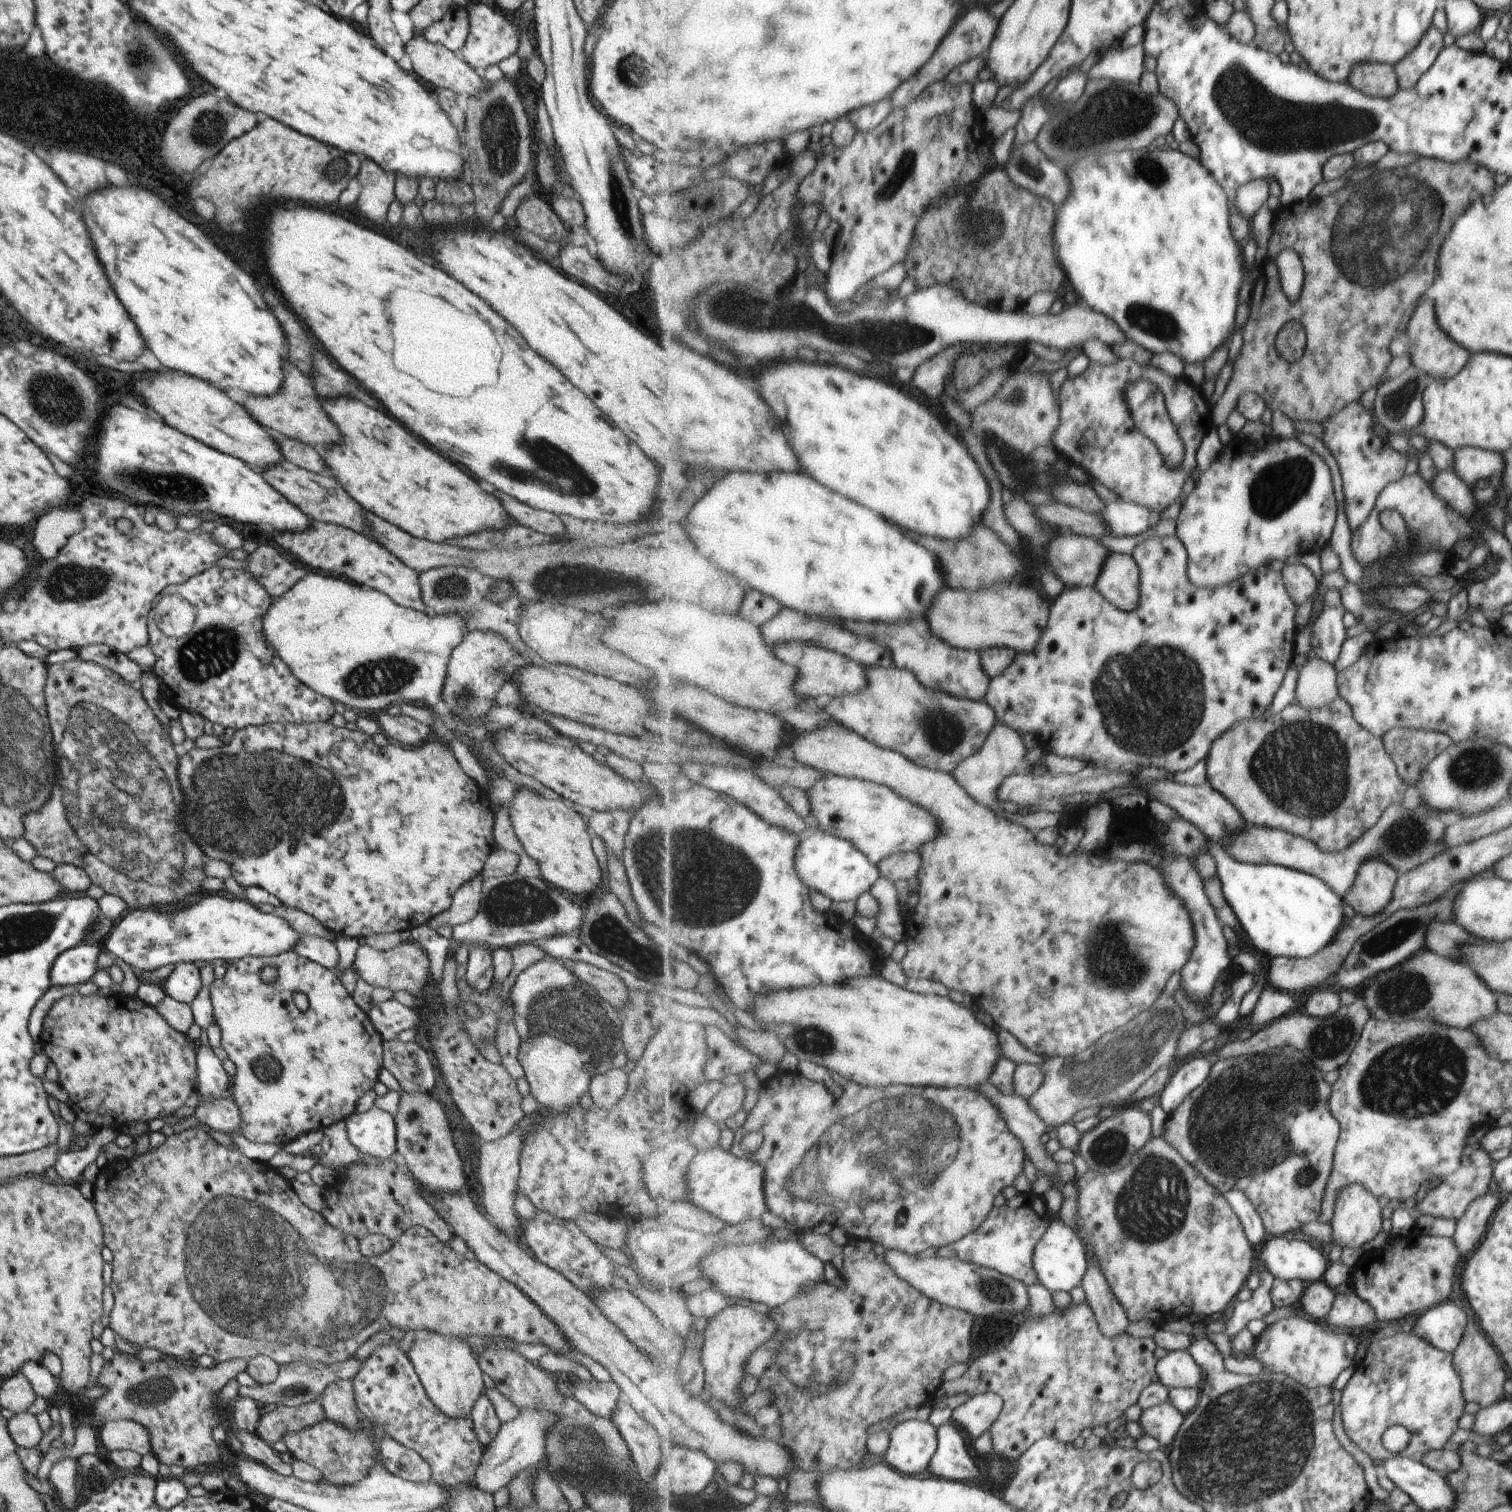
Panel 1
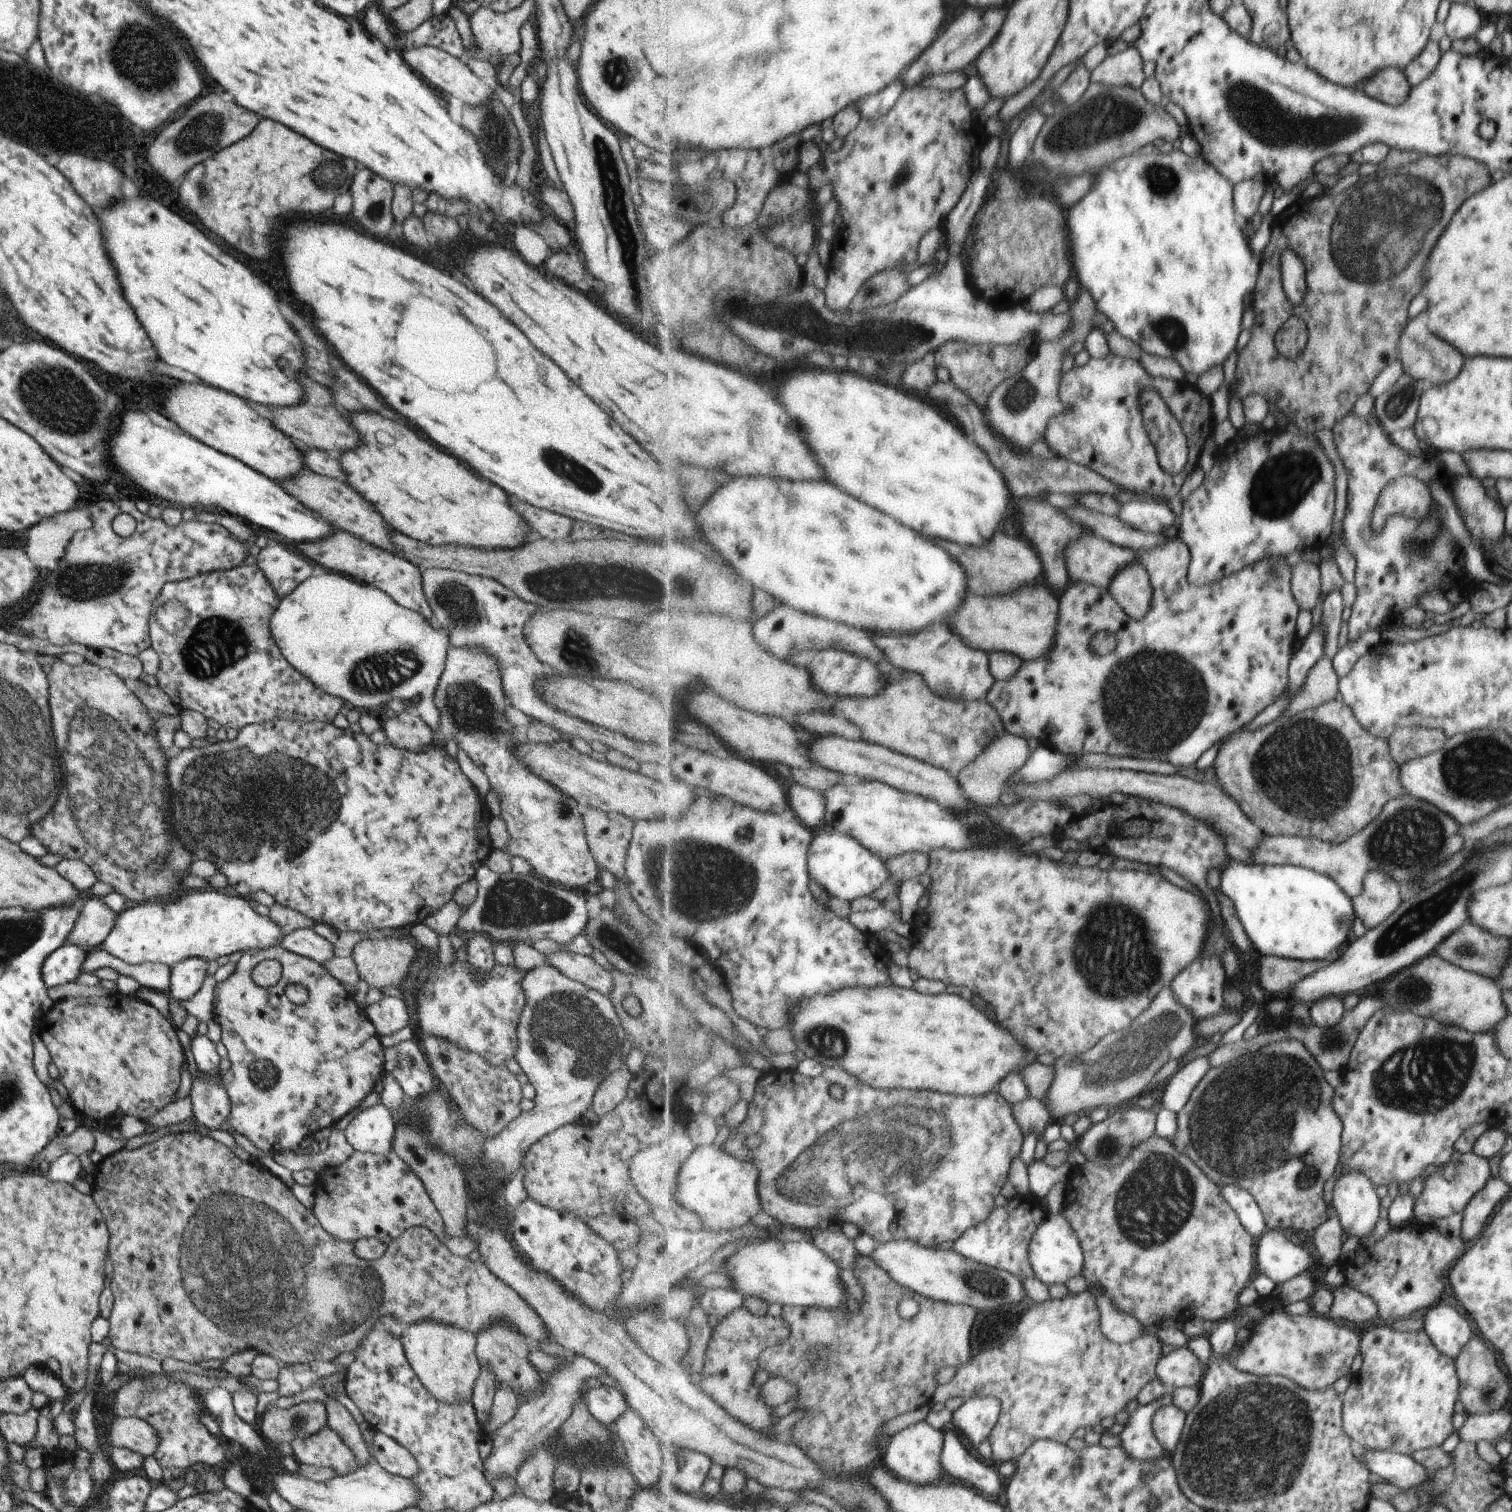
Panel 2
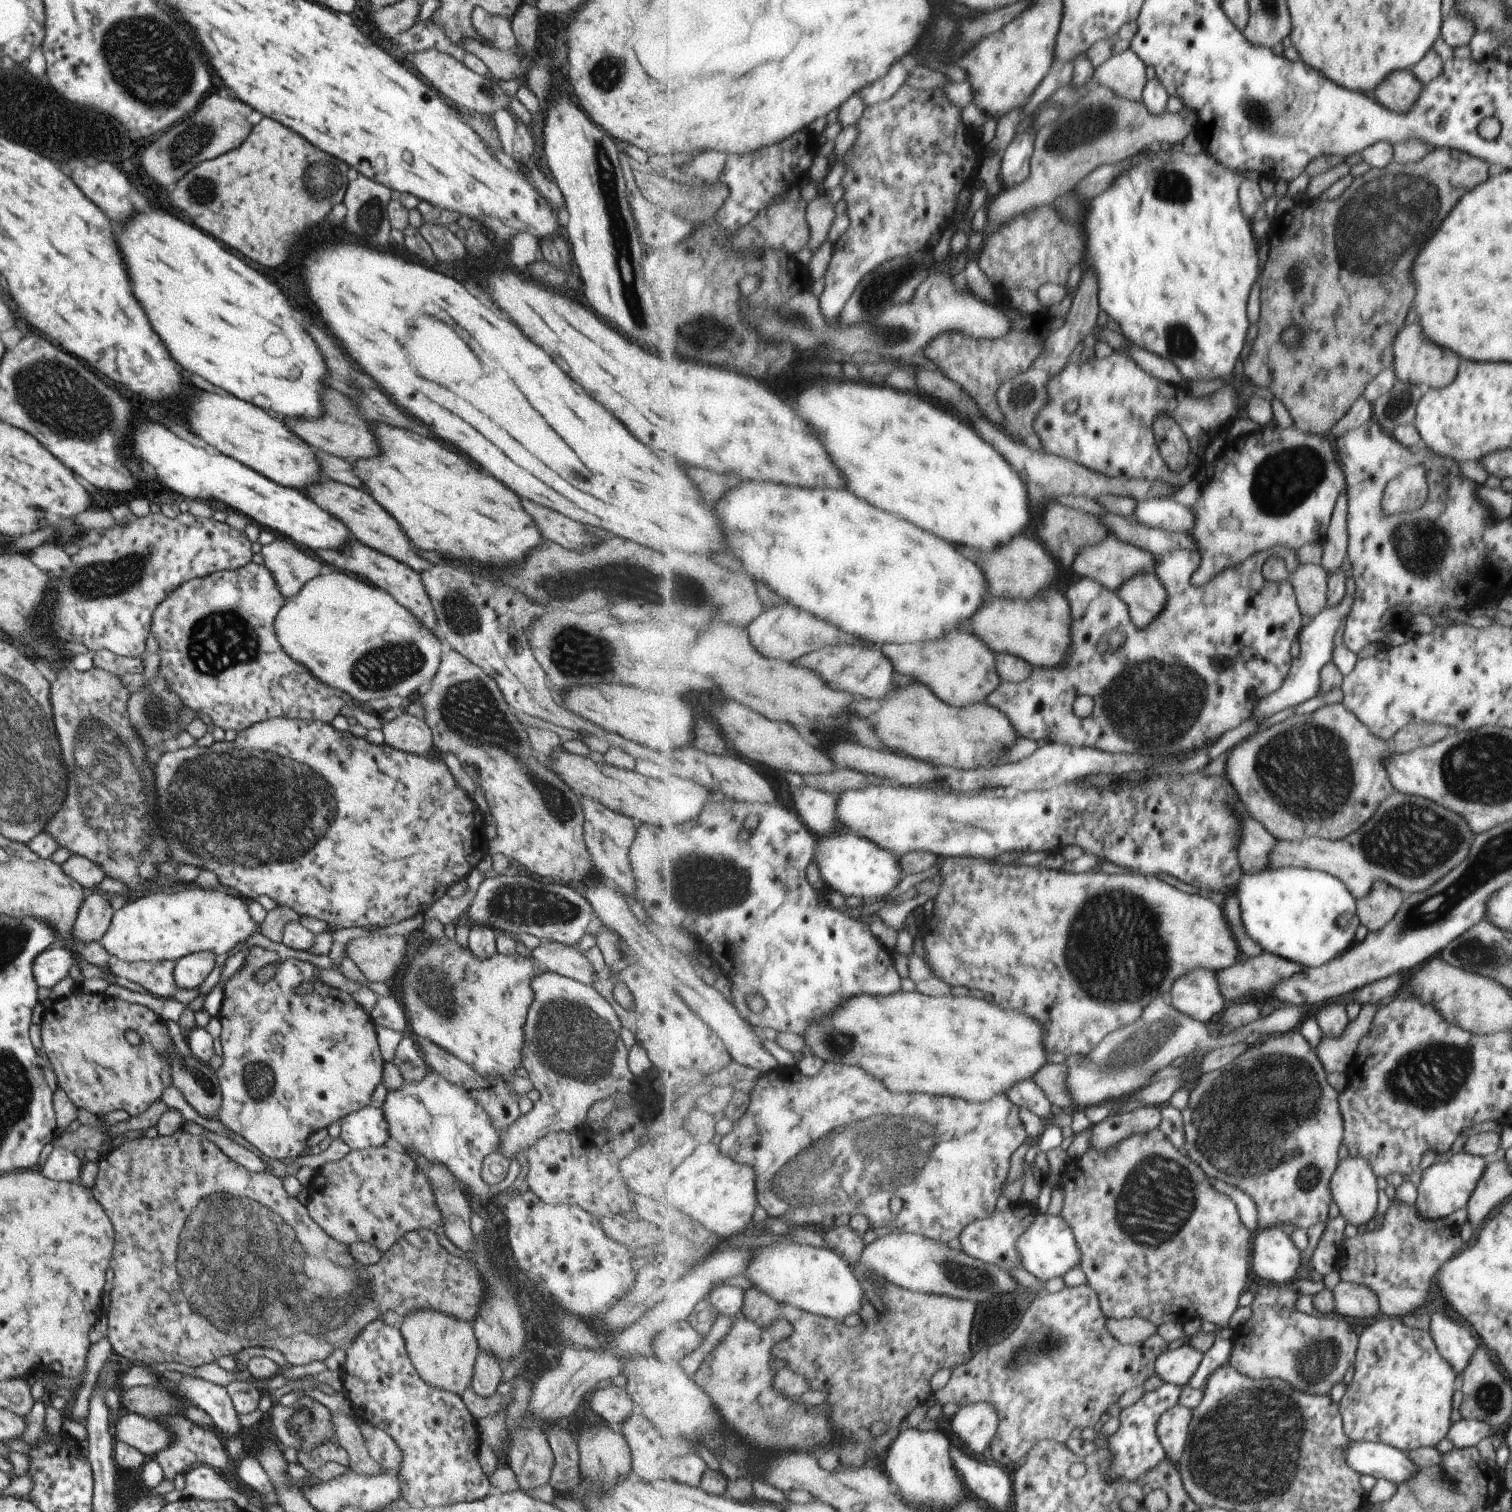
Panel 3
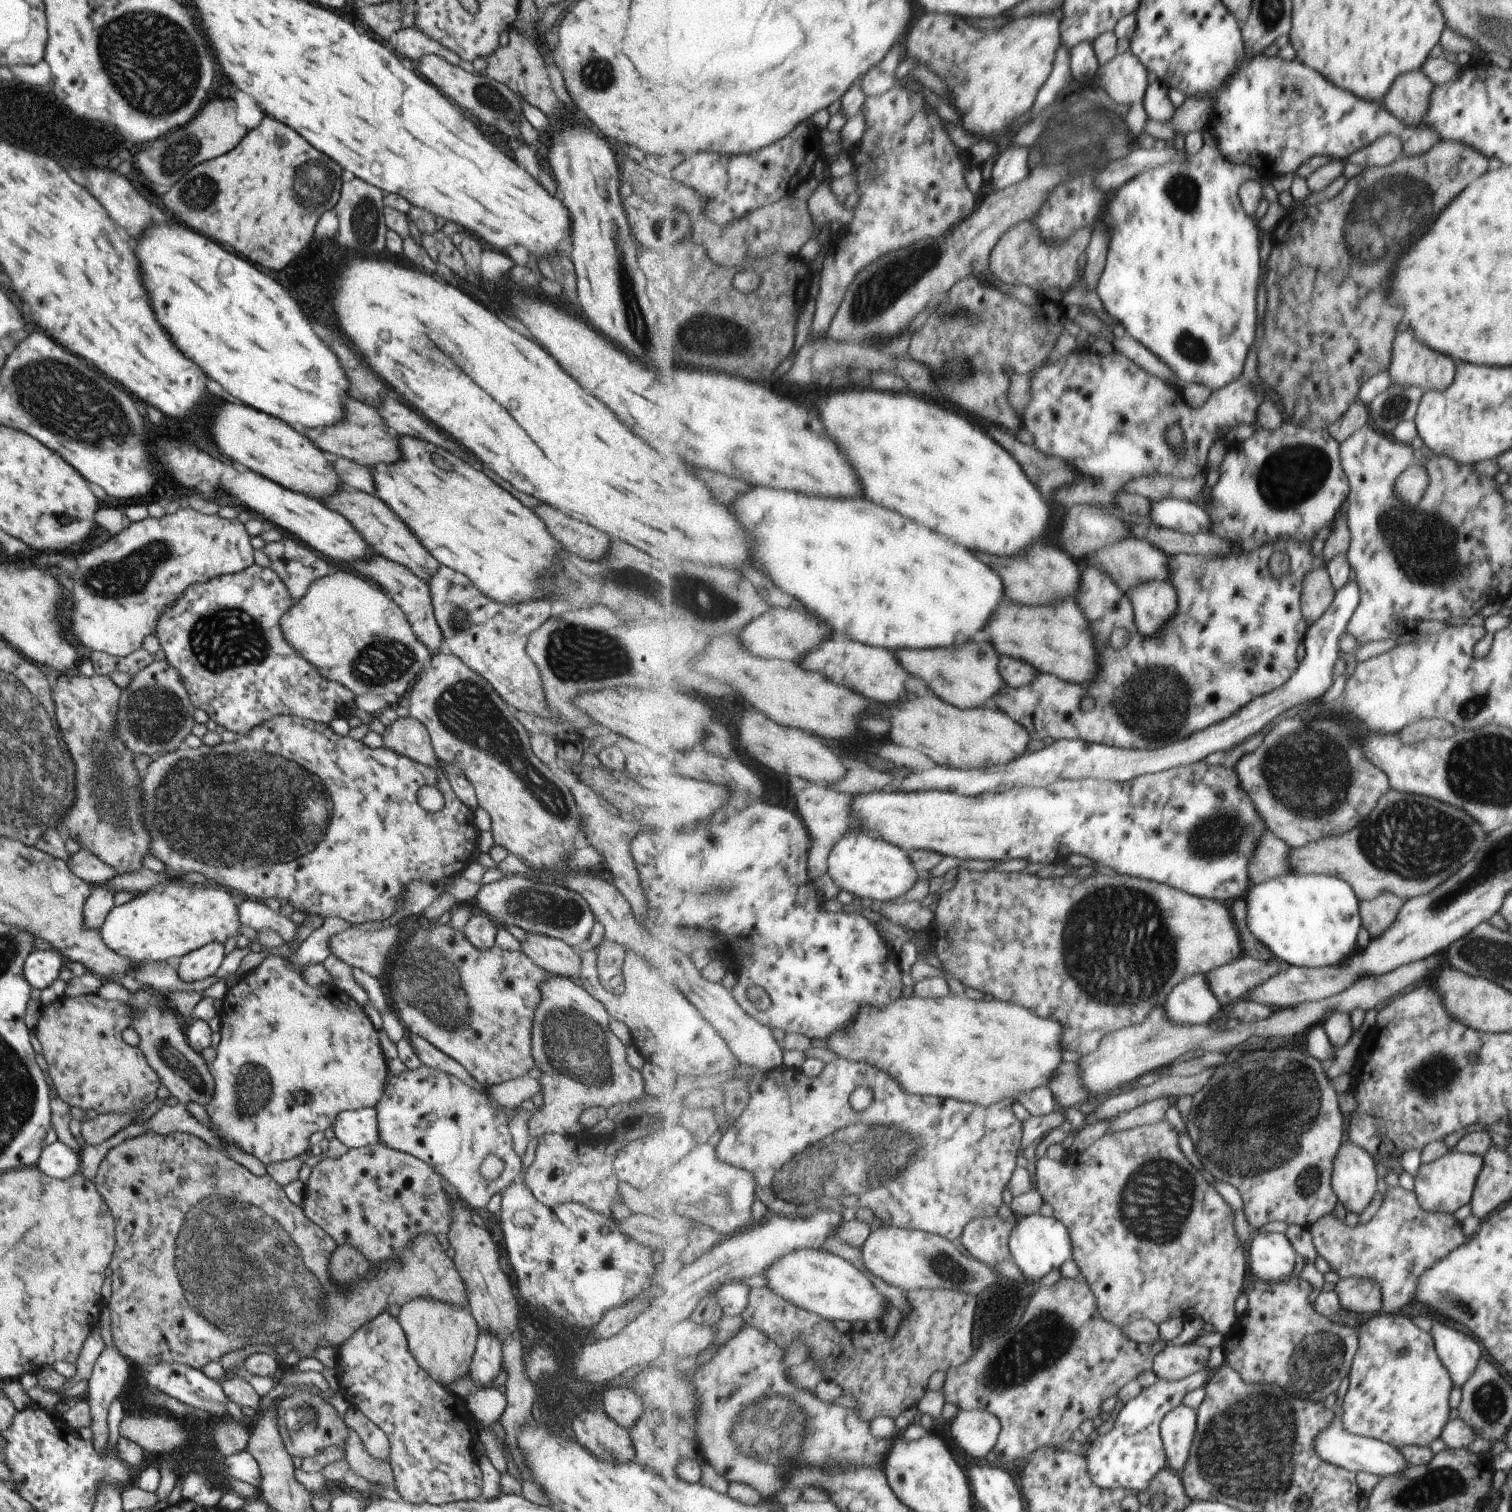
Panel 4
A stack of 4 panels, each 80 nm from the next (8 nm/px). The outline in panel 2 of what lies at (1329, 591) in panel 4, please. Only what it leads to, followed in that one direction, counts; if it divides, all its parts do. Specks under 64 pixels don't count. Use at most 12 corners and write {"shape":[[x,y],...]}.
{"shape":[[1294,565],[1293,592],[1313,612],[1322,602],[1321,565]]}

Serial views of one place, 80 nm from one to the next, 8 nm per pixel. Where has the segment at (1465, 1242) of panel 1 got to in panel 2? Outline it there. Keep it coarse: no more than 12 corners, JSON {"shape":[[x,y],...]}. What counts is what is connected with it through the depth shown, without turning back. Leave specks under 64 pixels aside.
{"shape":[[1502,1176],[1488,1178],[1463,1212],[1460,1235],[1480,1236],[1486,1220],[1506,1198]]}

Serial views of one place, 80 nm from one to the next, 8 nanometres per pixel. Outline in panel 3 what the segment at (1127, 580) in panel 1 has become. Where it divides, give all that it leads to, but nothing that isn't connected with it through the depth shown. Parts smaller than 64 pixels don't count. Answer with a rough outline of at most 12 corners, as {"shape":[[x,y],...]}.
{"shape":[[1153,572],[1128,580],[1119,594],[1138,629],[1167,610],[1172,598]]}

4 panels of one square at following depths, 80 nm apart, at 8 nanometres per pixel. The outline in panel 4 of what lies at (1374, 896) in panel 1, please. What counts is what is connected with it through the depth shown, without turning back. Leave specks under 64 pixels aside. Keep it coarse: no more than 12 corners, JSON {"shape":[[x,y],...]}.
{"shape":[[1384,891],[1360,907],[1364,928],[1379,937],[1399,916],[1404,900]]}

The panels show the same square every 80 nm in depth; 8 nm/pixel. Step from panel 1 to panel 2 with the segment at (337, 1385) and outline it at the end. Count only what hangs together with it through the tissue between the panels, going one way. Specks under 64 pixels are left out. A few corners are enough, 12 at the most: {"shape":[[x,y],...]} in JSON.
{"shape":[[328,1397],[327,1427],[352,1450],[360,1469],[371,1456],[352,1414]]}

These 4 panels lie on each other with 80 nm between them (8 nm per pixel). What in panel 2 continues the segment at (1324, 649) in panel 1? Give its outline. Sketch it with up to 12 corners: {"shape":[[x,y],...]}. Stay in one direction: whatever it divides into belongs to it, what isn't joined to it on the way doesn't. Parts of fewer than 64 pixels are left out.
{"shape":[[1332,590],[1324,604],[1327,658],[1338,653],[1343,605],[1340,590]]}

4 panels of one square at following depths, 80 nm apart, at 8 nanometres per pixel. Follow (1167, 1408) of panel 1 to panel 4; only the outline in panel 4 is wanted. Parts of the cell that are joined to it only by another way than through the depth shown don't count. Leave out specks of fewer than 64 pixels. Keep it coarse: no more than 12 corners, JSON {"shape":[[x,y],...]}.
{"shape":[[1180,1405],[1163,1420],[1169,1465],[1189,1463],[1198,1411]]}

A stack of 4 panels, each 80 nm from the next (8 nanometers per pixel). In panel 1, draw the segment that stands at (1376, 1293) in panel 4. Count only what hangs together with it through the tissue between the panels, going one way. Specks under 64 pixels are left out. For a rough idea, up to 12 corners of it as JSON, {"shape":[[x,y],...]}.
{"shape":[[1340,1294],[1326,1323],[1340,1330],[1373,1329],[1372,1306]]}

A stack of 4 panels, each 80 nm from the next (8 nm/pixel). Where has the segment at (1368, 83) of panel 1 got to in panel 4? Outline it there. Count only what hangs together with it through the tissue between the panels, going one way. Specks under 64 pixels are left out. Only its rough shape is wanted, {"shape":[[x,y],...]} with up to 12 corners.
{"shape":[[1422,71],[1396,78],[1382,105],[1423,126],[1435,85]]}

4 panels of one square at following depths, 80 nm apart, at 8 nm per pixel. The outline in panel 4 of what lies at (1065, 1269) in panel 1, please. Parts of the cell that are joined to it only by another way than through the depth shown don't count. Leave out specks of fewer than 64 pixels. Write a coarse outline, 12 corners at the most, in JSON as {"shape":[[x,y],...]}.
{"shape":[[1040,1213],[1019,1219],[1015,1262],[1035,1281],[1075,1258],[1066,1223]]}

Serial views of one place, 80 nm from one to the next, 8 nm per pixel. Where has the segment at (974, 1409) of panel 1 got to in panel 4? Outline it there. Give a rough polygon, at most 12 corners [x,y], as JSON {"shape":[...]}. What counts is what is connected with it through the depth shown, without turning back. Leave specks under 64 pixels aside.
{"shape":[[963,1409],[951,1434],[974,1458],[998,1444],[1003,1424],[988,1409]]}

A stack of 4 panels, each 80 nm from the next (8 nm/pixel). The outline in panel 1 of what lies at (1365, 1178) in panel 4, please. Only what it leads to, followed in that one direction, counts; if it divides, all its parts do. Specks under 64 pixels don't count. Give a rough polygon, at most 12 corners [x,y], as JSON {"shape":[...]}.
{"shape":[[1364,1184],[1339,1193],[1332,1246],[1358,1248],[1382,1230],[1382,1210]]}

